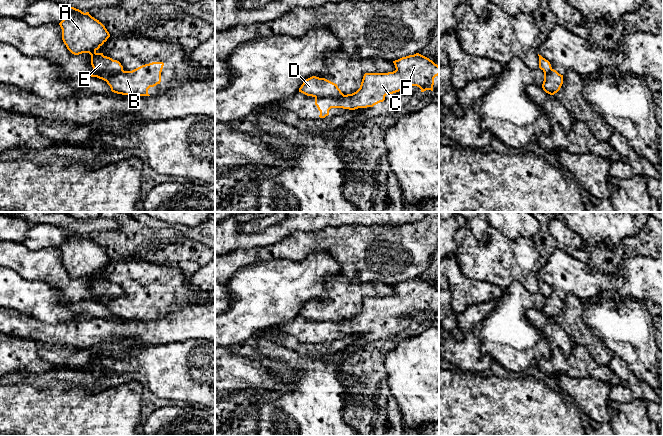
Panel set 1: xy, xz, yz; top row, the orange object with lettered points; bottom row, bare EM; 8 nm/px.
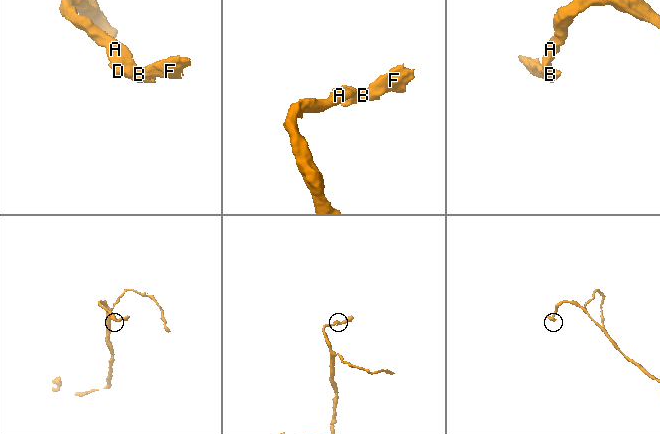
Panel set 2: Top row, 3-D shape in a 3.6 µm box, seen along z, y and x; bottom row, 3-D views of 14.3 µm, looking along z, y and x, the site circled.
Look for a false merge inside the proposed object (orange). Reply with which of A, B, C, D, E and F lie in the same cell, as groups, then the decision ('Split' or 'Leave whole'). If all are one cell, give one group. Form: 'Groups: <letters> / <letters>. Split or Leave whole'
Groups: A D E / B C F. Split

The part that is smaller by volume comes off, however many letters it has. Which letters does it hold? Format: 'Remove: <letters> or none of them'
Remove: B, C, F

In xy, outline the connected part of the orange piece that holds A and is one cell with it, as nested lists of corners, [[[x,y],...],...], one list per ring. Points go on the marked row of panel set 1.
[[[66,6],[66,9],[67,13],[59,23],[62,40],[72,54],[91,55],[93,71],[89,76],[103,80],[105,74],[115,75],[123,71],[119,61],[96,52],[110,37],[105,26],[89,12],[84,13],[71,6]]]

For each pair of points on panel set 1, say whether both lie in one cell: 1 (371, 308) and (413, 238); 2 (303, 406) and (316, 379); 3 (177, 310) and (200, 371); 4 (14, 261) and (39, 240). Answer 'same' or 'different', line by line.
1: different
2: same
3: different
4: different

